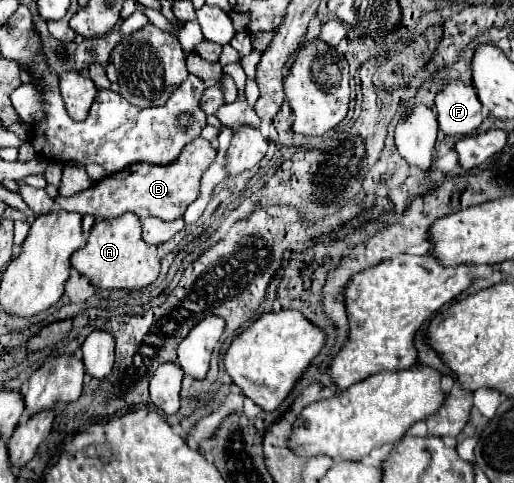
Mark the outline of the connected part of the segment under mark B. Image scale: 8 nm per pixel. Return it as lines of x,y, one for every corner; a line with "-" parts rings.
204,138
188,144
178,160
166,166
156,164
132,164
122,172
108,174
102,180
94,182
86,192
78,192
76,196
56,196
54,202
62,210
74,210
80,214
90,214
96,220
100,218
118,218
126,212
136,214
138,218
160,218
164,222
172,222
184,216
184,210
200,196
200,180
204,172
216,158
216,150

